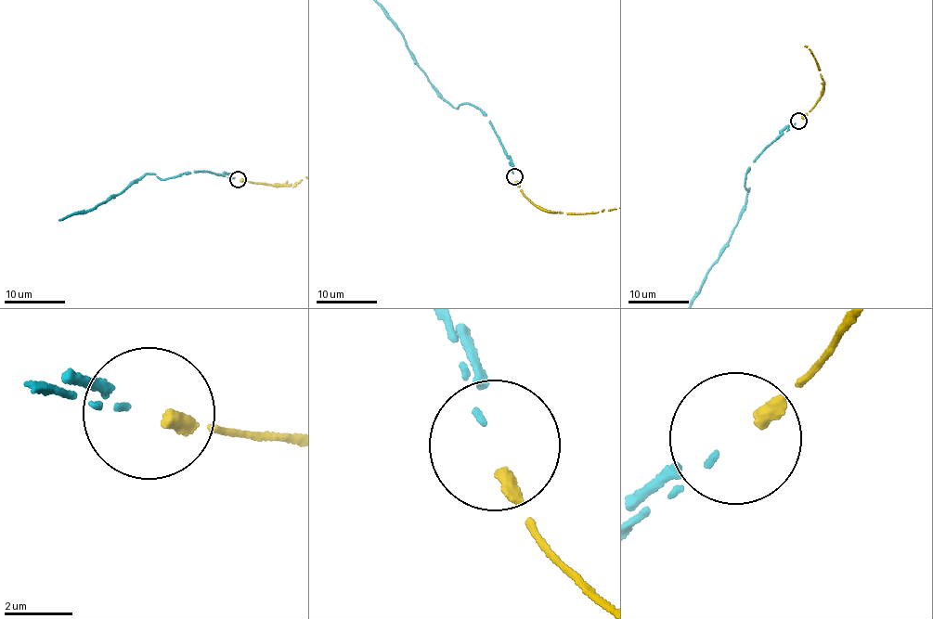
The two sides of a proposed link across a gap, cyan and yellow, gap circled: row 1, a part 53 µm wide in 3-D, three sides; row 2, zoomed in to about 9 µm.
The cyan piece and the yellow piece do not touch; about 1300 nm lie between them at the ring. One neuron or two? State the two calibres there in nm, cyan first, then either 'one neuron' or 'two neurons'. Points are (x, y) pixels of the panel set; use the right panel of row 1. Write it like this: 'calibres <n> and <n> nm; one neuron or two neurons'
calibres 140 and 360 nm; one neuron

